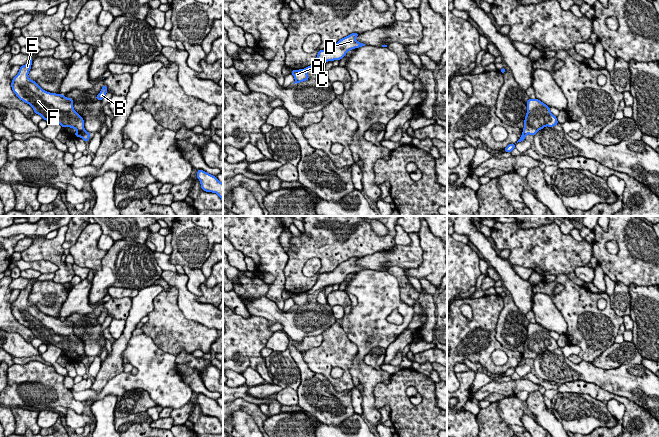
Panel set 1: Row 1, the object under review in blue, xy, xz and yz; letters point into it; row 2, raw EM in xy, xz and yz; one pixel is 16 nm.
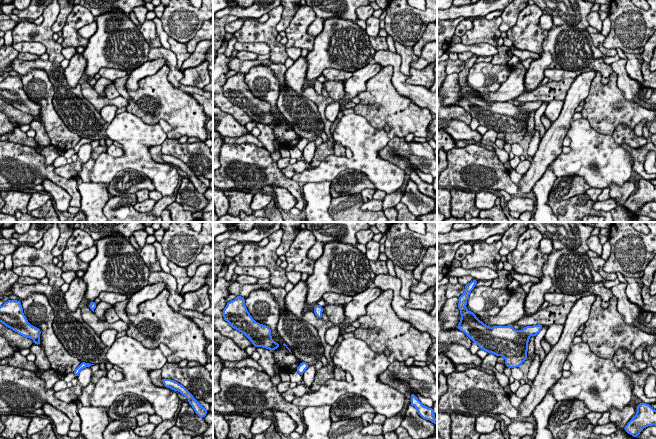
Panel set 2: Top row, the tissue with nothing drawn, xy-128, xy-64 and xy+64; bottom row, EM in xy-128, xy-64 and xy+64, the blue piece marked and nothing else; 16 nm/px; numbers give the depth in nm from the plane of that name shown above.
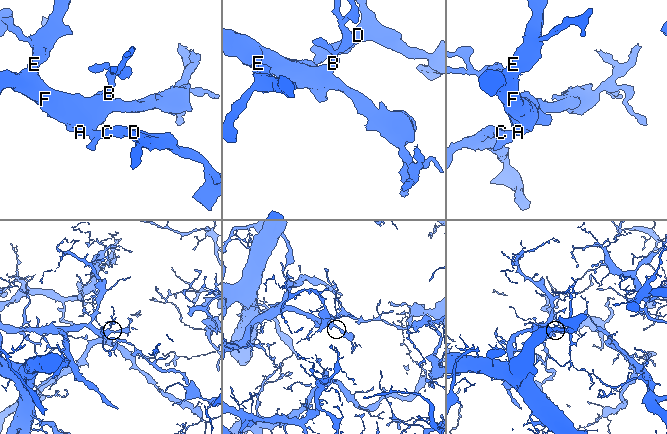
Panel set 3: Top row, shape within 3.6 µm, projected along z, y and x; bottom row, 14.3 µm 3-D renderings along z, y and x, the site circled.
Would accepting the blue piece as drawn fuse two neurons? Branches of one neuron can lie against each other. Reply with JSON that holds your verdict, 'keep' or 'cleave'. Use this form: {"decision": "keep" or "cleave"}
{"decision": "cleave"}

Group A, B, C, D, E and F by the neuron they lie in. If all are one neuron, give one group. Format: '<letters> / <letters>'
A B E F / C D

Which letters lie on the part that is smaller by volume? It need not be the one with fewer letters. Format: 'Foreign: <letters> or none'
Foreign: C, D

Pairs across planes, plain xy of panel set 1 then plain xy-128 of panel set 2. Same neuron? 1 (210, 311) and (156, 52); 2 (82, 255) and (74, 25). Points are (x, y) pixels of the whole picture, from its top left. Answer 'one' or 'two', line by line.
1: one
2: one

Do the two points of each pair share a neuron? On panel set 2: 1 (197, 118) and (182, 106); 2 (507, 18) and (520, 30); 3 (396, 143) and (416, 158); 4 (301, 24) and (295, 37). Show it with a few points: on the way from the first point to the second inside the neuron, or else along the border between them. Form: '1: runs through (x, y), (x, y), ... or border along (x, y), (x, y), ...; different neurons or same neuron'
1: runs through (193, 117), (186, 110); same neuron
2: border along (522, 10), (518, 15), (517, 21), (506, 32); different neurons
3: runs through (401, 147), (411, 153); same neuron
4: runs through (298, 27), (296, 34); same neuron

